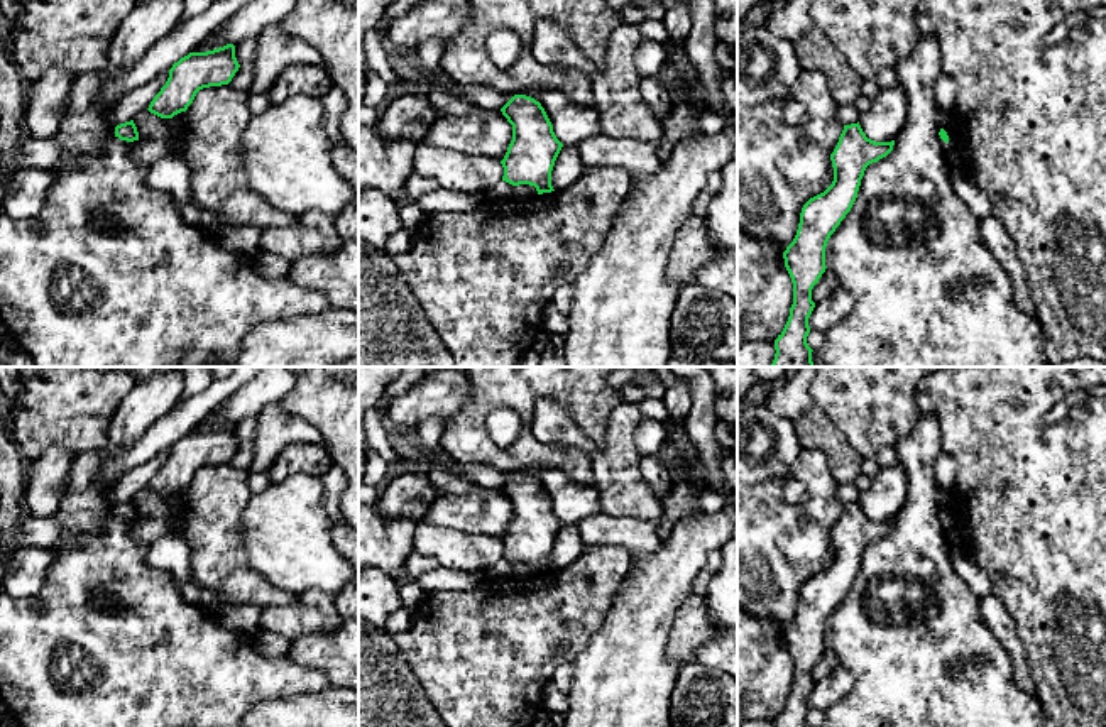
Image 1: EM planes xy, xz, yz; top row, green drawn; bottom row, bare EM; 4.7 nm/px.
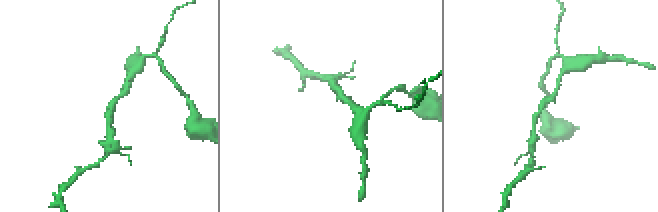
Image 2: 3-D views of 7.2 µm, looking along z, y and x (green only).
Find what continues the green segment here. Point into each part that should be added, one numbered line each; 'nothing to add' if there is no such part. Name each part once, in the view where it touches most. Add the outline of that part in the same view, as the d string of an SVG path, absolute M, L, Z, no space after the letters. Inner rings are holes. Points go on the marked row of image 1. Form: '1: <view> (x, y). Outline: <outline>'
nothing to add

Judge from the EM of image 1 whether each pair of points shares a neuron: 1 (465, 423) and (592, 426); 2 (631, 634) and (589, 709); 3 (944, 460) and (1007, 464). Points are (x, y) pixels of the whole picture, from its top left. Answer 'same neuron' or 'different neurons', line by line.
1: same neuron
2: same neuron
3: different neurons

